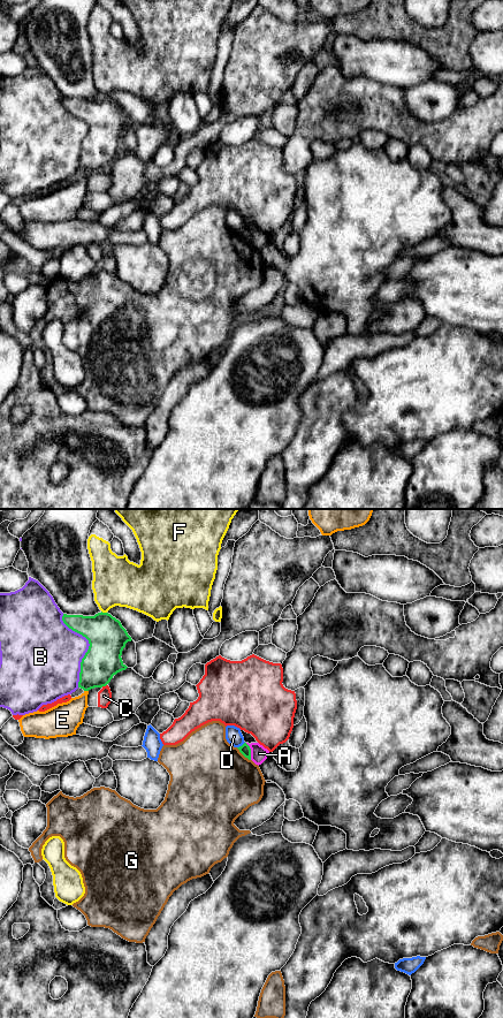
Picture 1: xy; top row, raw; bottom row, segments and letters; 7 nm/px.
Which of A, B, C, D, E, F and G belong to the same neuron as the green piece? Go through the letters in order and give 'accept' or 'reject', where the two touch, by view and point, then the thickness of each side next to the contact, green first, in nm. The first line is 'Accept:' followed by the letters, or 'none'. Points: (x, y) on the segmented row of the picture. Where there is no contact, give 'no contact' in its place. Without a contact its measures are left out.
Accept: none
A: reject; meets green in xy at (250, 751); 70 nm thick on the green side, 110 nm on the other
B: reject; meets green in xy at (89, 647); 260 nm thick on the green side, 400 nm on the other
C: reject; meets green in xy at (104, 685); 260 nm thick on the green side, 100 nm on the other
D: reject; meets green in xy at (242, 745); 70 nm thick on the green side, 120 nm on the other
E: reject; meets green in xy at (86, 690); 260 nm thick on the green side, 220 nm on the other
F: reject; meets green in xy at (104, 613); 260 nm thick on the green side, 340 nm on the other
G: reject; meets green in xy at (243, 754); 70 nm thick on the green side, 500 nm on the other

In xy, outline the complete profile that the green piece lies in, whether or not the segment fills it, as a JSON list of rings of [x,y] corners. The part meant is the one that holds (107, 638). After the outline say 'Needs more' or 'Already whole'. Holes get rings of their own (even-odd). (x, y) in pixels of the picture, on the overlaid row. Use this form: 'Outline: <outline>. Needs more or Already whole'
Outline: [[[101,611],[94,616],[63,614],[62,621],[69,629],[85,637],[90,644],[81,662],[78,687],[89,691],[94,687],[106,686],[114,675],[128,668],[121,655],[125,644],[132,639],[119,620],[108,613]]]. Already whole

